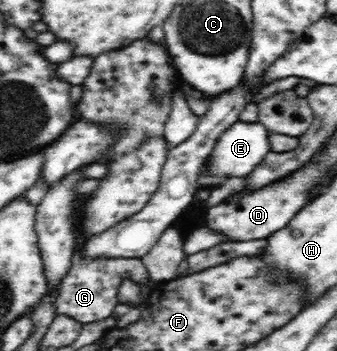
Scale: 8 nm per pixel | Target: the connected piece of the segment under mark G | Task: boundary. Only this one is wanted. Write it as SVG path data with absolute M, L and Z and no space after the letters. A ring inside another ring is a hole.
M74 250L72 266L64 276L62 284L58 286L58 296L51 304L55 314L68 315L68 318L76 319L76 322L100 322L112 315L114 307L119 304L119 288L124 280L139 286L141 282L146 282L146 279L151 279L151 275L141 258L90 257L84 251Z

